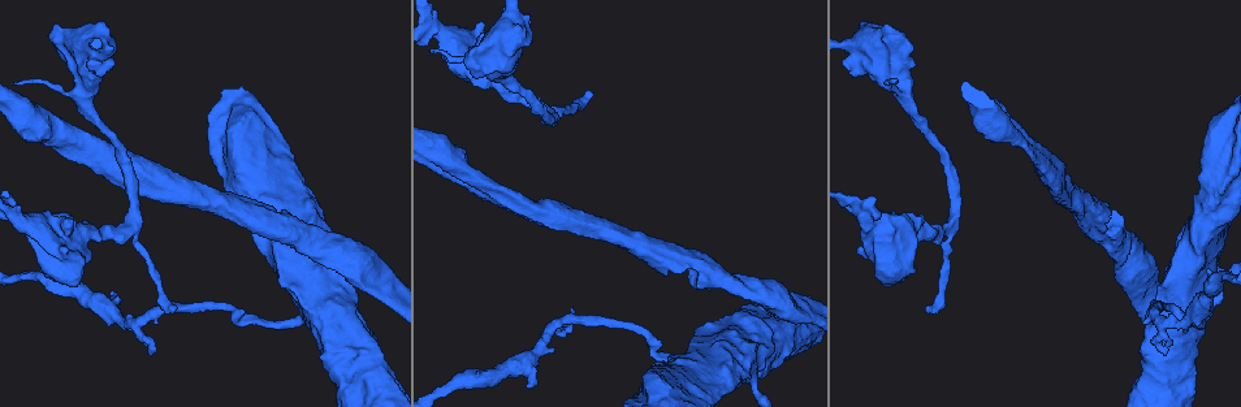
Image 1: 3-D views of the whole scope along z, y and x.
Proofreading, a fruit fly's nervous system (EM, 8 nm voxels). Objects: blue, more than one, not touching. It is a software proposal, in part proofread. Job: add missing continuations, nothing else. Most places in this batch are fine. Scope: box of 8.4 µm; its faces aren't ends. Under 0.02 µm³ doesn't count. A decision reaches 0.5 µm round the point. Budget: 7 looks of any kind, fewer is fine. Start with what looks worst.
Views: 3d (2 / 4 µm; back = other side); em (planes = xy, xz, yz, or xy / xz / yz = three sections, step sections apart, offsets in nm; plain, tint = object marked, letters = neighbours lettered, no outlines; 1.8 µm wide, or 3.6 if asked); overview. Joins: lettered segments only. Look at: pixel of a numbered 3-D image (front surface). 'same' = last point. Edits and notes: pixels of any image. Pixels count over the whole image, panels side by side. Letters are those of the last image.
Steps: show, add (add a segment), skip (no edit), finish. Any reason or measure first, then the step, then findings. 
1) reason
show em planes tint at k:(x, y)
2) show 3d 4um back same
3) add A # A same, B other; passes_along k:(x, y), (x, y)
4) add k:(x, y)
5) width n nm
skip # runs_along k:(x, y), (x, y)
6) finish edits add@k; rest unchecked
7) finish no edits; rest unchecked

thick end
show em planes letters at 1:(482, 34)

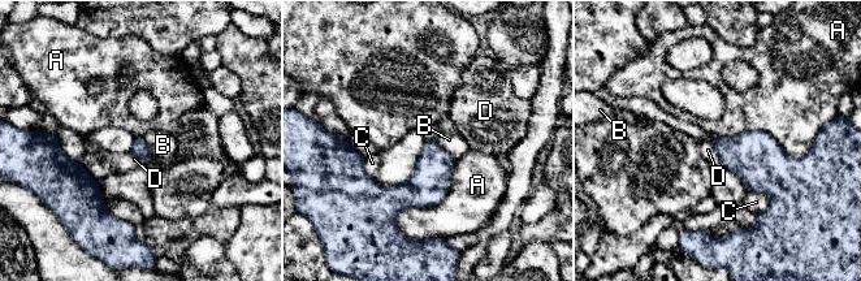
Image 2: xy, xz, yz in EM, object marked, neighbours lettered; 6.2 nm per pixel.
longest_contact A 550 nm
skip # A other, B other, C other, D other; no lettered segment goes on from it

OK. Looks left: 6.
an open end
show 3d 2um at 1:(567, 329)

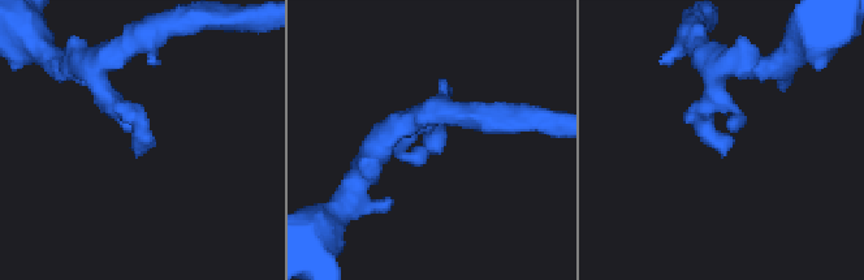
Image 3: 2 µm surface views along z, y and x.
show em xy step 16 letters at 3:(725, 152)

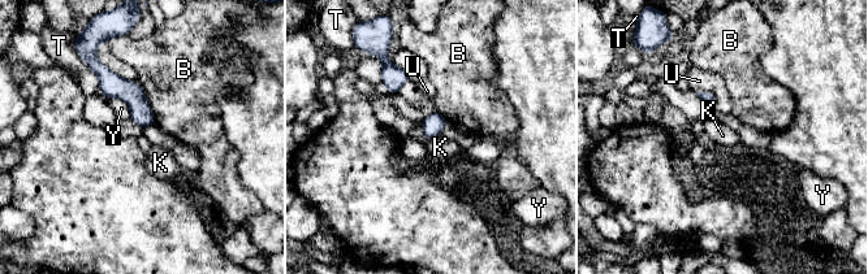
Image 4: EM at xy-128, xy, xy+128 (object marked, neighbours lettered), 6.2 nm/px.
skip # B other, K other, T other, U other, Y other; no lettered segment goes on from it

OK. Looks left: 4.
branch stops here
show em xy step 4 tint at 1:(926, 309)

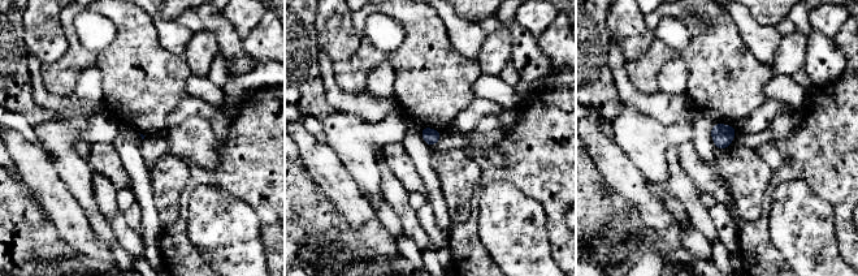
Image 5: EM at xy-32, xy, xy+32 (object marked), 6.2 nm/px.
cut it another way
show em planes letters same

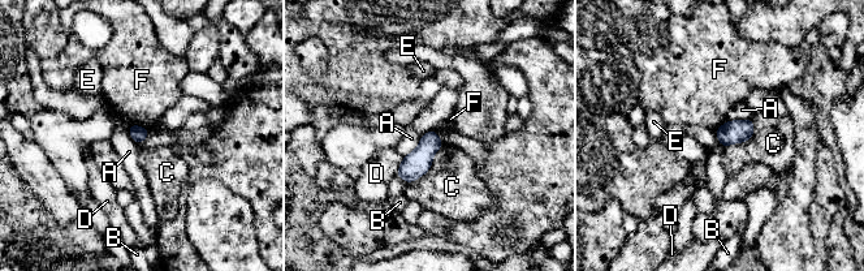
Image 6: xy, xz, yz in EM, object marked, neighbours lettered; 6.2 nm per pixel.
skip # A other, B other, C other, D other, E other, F other; border 6:(422, 136), (418, 145), (404, 156); none of them fits

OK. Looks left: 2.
finish no edits; rest unchecked

